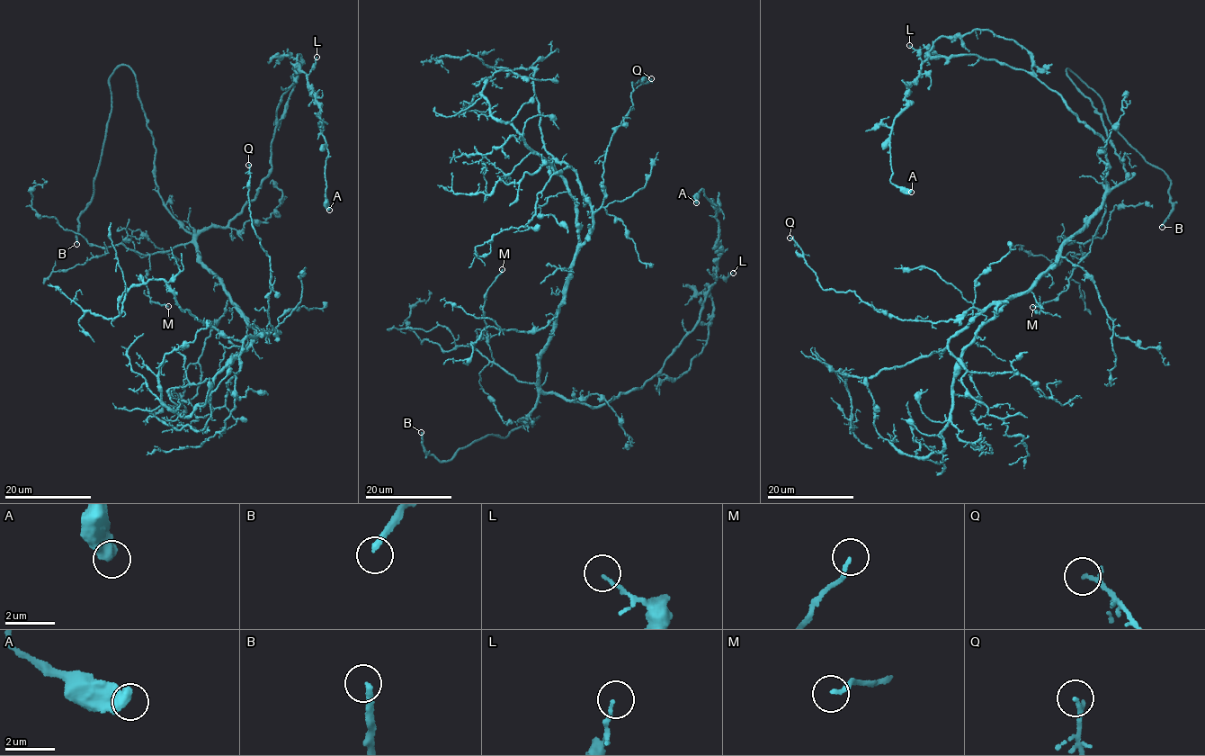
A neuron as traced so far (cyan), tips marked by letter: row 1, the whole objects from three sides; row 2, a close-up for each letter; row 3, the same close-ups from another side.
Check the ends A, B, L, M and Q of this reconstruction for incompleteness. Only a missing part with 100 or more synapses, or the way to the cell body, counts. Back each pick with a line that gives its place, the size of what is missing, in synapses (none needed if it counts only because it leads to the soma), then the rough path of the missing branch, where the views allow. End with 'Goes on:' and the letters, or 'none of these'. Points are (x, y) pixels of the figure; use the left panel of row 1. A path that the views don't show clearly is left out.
B: place (76, 244)
Goes on: B

